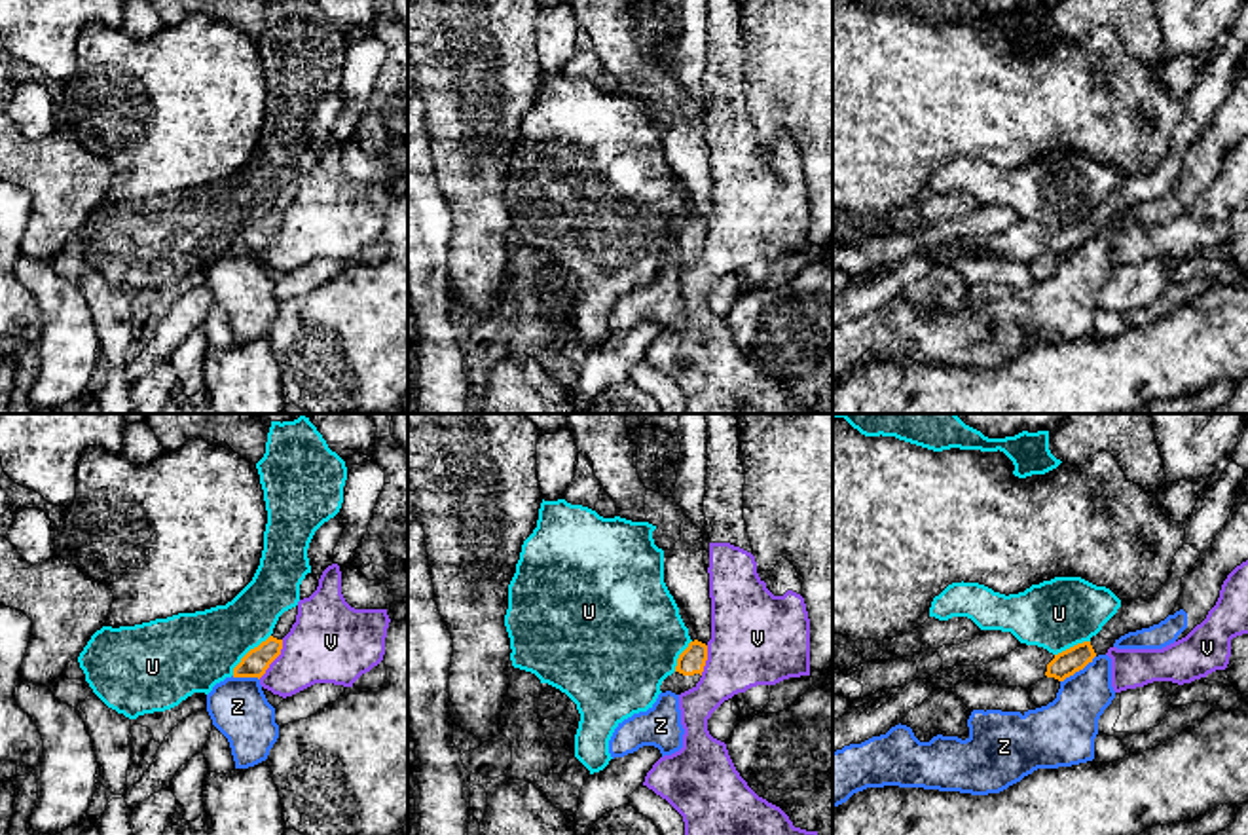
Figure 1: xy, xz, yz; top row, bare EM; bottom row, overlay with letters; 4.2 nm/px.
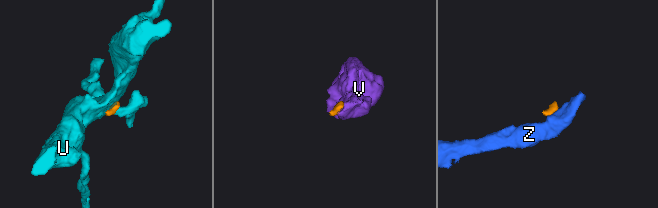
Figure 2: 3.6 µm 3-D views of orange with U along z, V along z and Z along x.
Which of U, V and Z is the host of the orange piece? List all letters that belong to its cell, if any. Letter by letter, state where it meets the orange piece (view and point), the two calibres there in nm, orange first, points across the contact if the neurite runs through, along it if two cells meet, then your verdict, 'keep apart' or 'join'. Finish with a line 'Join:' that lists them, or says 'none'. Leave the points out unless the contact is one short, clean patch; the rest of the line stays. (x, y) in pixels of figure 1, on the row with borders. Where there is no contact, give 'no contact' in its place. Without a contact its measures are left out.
U: contact xy (247, 653); calibres 110 and 340 nm; border xy (270, 634), (241, 659), (232, 674); keep apart
V: contact xy (275, 657); calibres 110 and 360 nm; border xy (283, 640), (281, 653), (258, 678); keep apart
Z: contact yz (1078, 670); calibres 110 and 260 nm; border yz (1095, 655), (1061, 682); keep apart
Join: none

